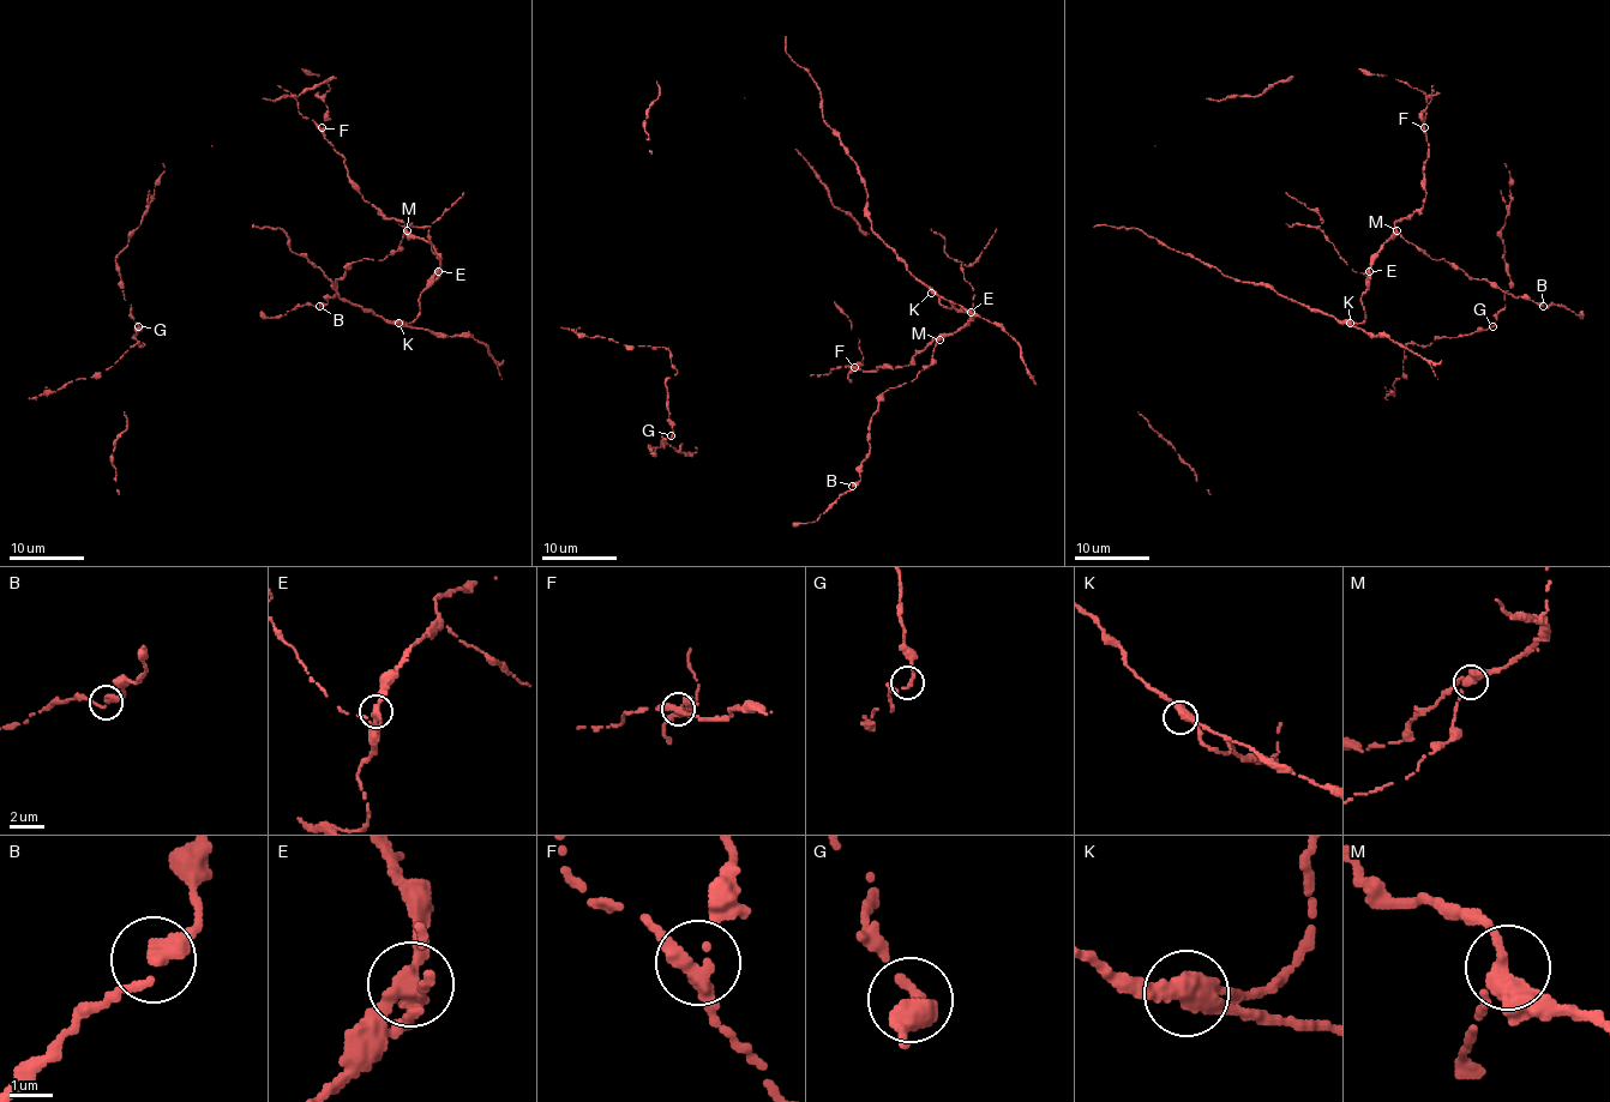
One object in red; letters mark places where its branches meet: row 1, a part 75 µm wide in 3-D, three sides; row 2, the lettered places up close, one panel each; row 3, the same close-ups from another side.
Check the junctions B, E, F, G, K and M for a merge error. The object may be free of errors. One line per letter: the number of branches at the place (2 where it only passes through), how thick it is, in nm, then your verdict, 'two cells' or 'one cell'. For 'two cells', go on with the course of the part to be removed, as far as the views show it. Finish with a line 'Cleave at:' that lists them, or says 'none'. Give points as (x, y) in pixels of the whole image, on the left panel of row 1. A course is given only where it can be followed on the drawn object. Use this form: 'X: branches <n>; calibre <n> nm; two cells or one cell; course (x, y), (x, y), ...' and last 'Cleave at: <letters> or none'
B: branches 2; calibre 300 nm; one cell
E: branches 3; calibre 320 nm; two cells; course (439, 271), (440, 263), (431, 251), (427, 230), (463, 193)
F: branches 3; calibre 280 nm; one cell
G: branches 2; calibre 200 nm; one cell
K: branches 3; calibre 360 nm; one cell
M: branches 3; calibre 300 nm; one cell
Cleave at: E

